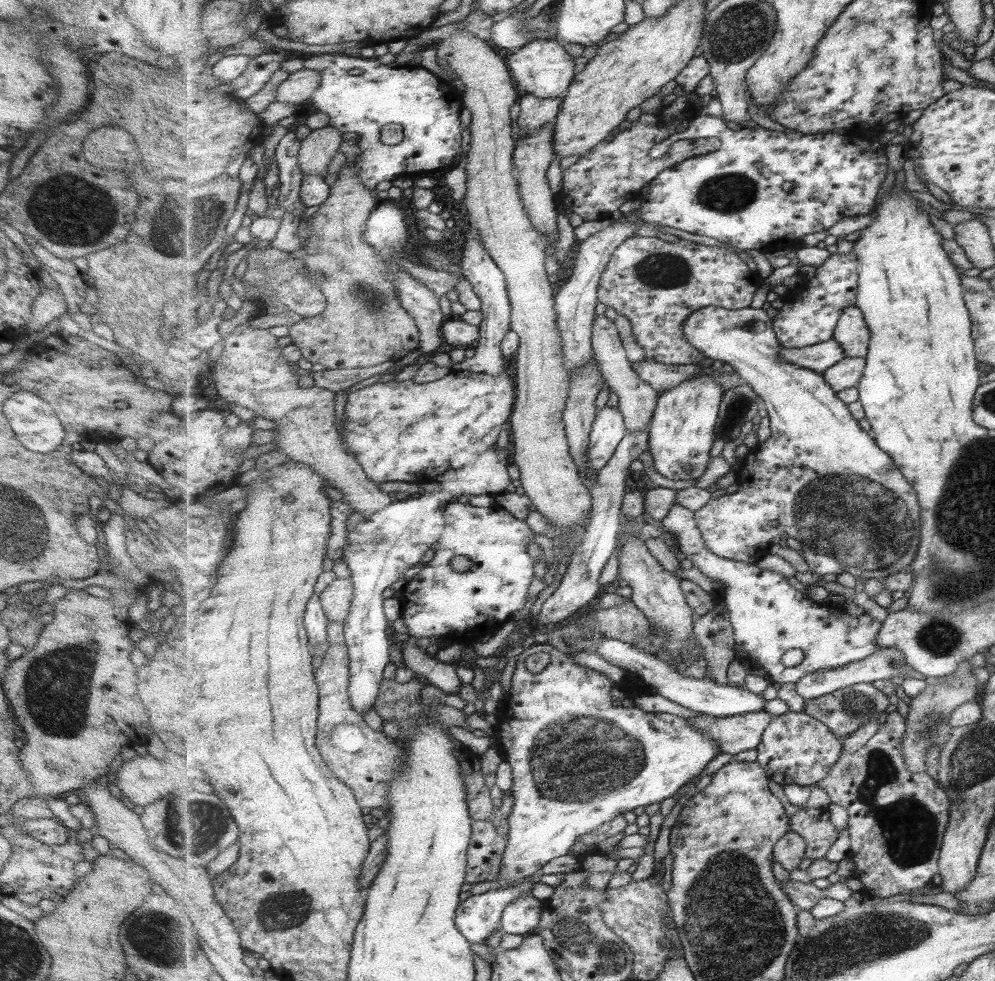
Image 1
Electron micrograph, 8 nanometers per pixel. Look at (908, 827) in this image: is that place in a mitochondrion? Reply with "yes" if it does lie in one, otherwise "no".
yes

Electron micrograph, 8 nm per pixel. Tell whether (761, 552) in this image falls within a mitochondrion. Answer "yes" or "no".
no

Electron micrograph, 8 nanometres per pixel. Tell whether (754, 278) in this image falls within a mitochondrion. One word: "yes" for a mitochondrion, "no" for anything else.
no

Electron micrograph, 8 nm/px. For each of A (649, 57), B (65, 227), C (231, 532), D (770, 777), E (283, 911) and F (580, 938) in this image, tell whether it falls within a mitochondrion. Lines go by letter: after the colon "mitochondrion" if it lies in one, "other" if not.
A: other
B: mitochondrion
C: other
D: other
E: mitochondrion
F: mitochondrion

